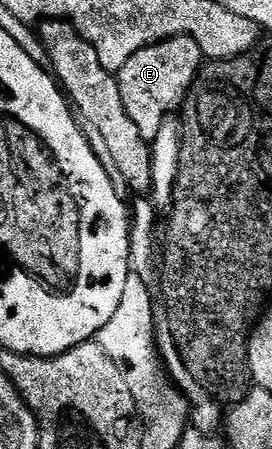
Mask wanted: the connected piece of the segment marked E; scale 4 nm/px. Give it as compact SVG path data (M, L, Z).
M179 35L143 47L143 51L135 51L135 55L131 55L131 59L127 59L127 63L117 72L115 76L127 111L136 114L137 109L141 109L139 124L146 141L152 143L160 125L184 106L185 97L202 64L203 54L199 43L187 35Z

